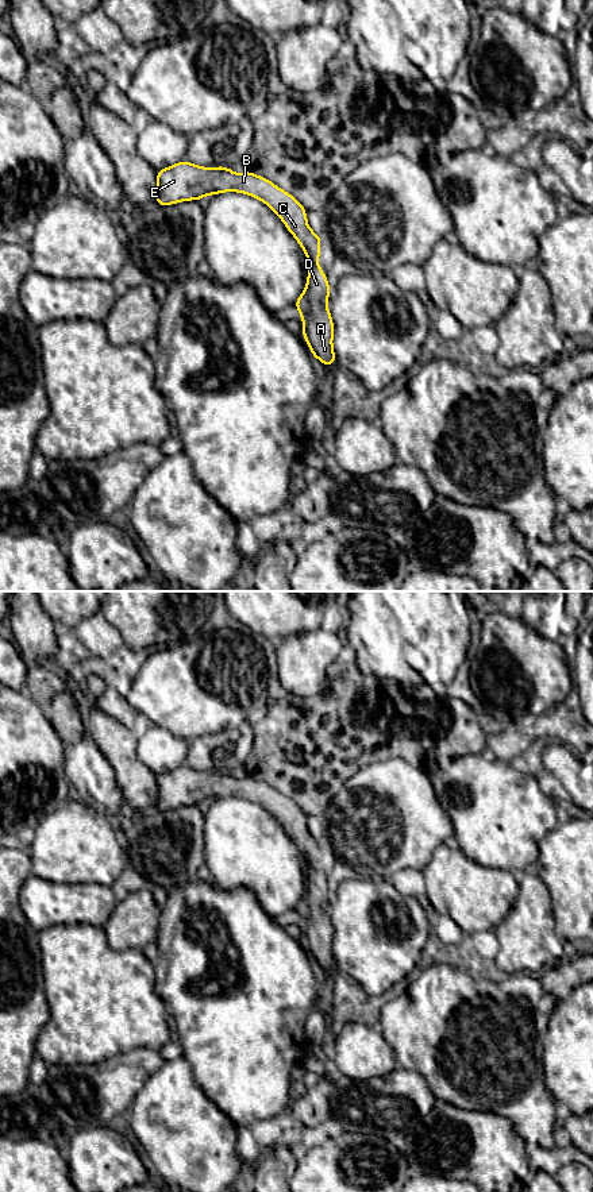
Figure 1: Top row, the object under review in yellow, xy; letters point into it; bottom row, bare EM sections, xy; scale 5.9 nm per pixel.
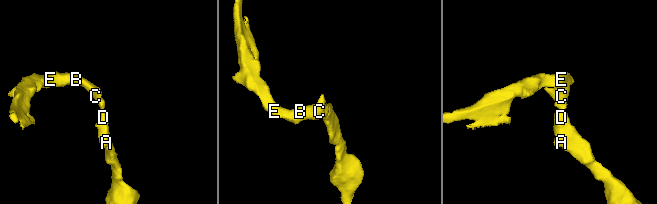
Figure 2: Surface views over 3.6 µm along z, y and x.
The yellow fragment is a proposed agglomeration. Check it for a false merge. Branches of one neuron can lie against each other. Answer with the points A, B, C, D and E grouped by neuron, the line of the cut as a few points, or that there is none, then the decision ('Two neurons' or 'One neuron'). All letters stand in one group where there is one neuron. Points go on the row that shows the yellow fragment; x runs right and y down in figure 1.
Groups: A B C D E. No split. One neuron

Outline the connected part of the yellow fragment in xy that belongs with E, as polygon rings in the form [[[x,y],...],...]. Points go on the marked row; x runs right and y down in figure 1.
[[[185,159],[157,170],[155,204],[162,207],[224,192],[239,192],[265,202],[304,250],[311,267],[307,286],[294,302],[303,319],[303,336],[312,356],[324,366],[336,363],[332,346],[334,321],[327,308],[331,289],[319,267],[321,238],[308,225],[305,208],[292,194],[249,170],[236,174],[226,166],[201,167]]]

